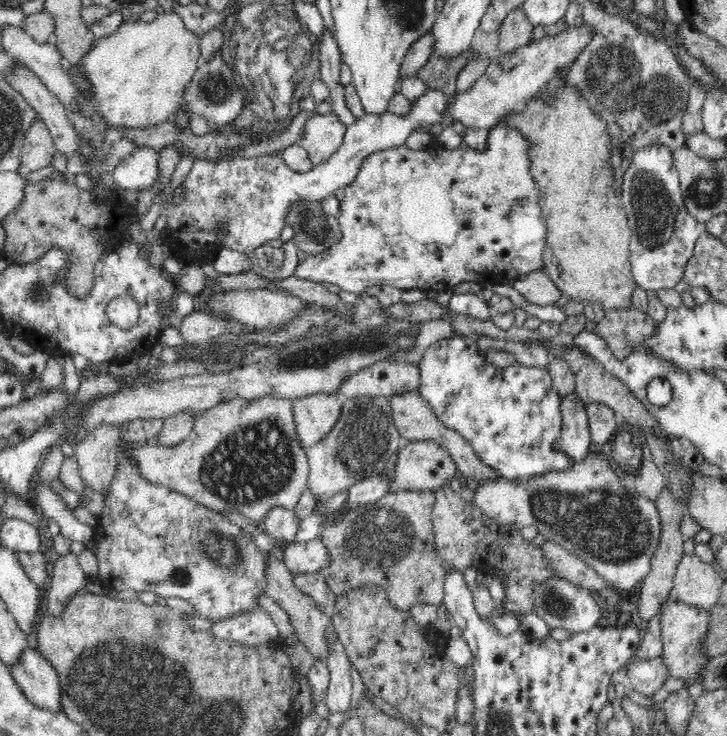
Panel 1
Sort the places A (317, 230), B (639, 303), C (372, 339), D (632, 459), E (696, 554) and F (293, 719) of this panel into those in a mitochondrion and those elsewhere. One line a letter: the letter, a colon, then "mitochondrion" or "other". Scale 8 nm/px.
A: mitochondrion
B: other
C: mitochondrion
D: mitochondrion
E: other
F: other

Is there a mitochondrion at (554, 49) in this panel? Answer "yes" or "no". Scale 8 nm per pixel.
no

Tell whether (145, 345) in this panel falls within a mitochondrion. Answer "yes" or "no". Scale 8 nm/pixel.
no

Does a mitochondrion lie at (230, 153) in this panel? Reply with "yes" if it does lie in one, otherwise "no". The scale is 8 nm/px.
no

